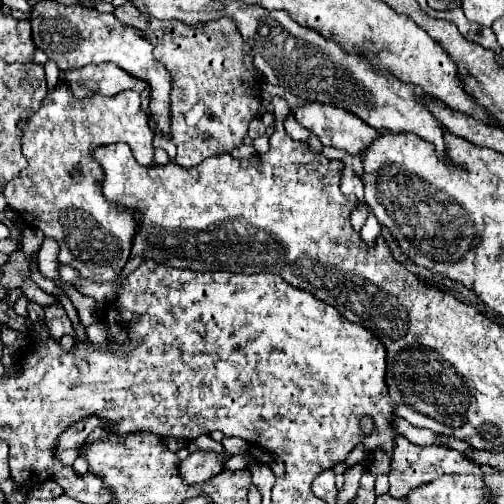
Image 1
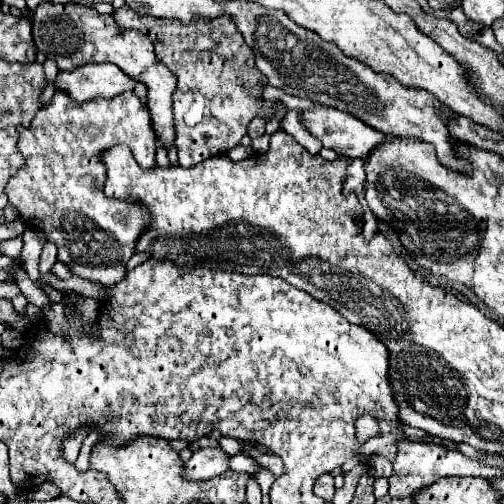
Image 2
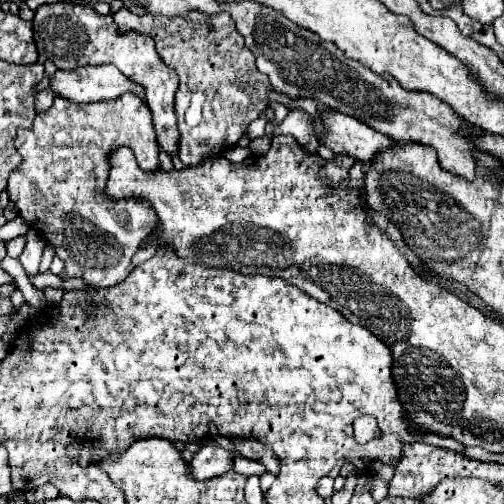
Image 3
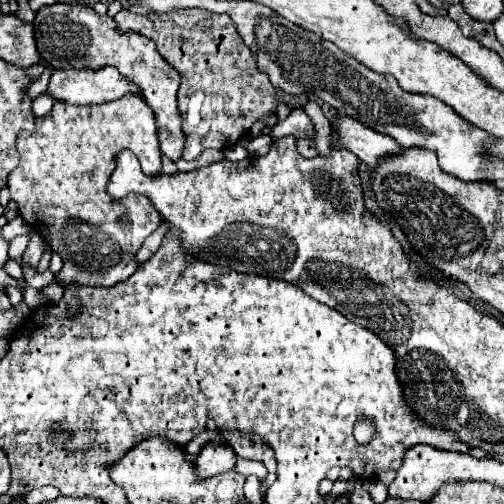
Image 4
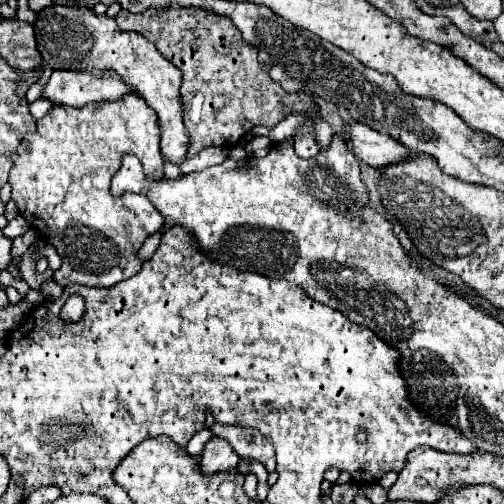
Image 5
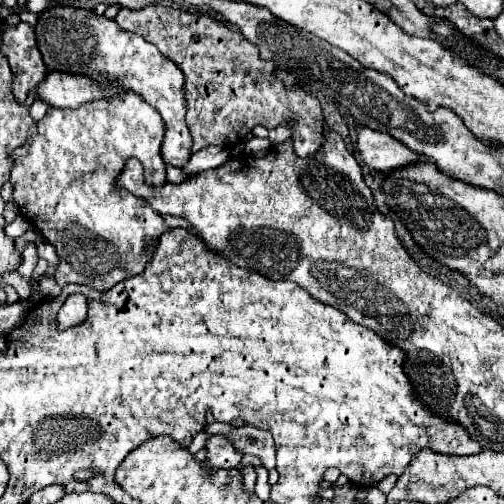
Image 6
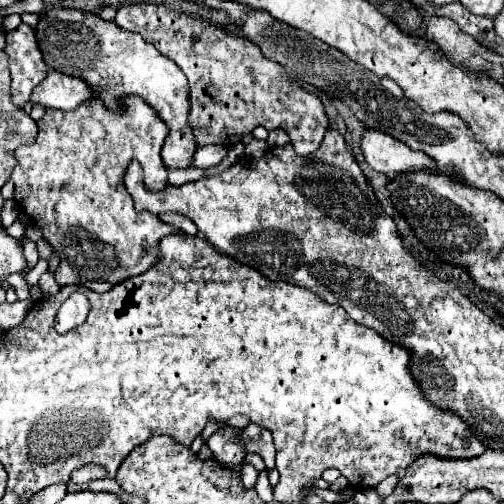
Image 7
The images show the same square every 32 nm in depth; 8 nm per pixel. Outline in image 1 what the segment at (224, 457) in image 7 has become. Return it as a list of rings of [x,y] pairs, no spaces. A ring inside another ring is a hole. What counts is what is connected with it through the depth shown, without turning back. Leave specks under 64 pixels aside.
[[[192,452],[178,464],[178,474],[186,484],[200,484],[224,470],[222,458],[216,452]]]

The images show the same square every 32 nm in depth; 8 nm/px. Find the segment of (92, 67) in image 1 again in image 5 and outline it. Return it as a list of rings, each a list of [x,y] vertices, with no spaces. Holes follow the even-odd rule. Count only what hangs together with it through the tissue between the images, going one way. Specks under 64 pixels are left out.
[[[54,70],[42,96],[52,104],[84,106],[92,102],[106,102],[121,98],[124,94],[136,92],[112,70],[104,70],[98,76],[76,70]]]

